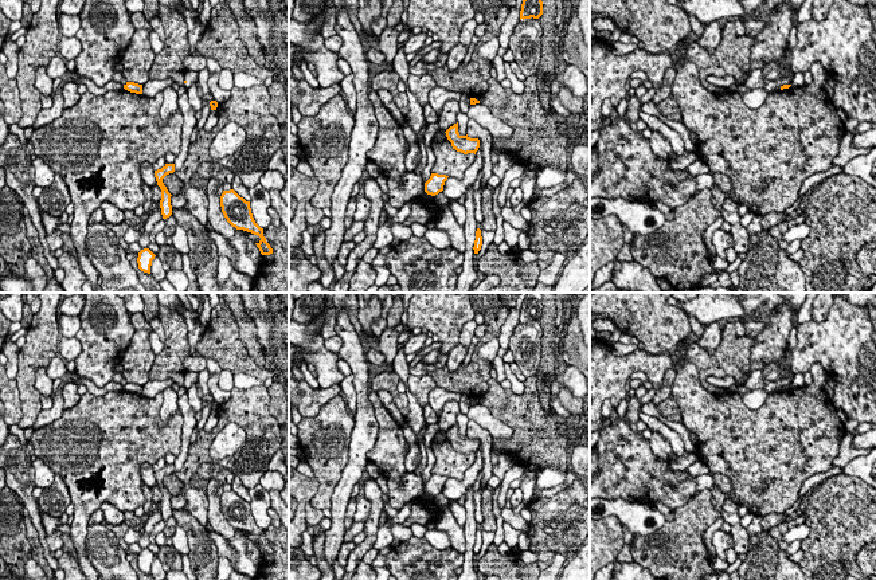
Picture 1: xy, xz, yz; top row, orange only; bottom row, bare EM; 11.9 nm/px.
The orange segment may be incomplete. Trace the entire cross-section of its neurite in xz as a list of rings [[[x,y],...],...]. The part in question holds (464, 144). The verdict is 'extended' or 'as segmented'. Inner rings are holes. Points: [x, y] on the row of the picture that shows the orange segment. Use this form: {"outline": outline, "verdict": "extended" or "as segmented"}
{"outline": [[[458,122],[450,126],[446,132],[447,140],[451,142],[453,149],[457,152],[461,152],[464,154],[474,153],[480,148],[480,140],[478,138],[470,138],[468,134],[461,136],[458,133]]], "verdict": "as segmented"}

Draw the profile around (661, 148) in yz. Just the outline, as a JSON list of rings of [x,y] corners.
[[[652,132],[649,141],[652,152],[656,157],[666,161],[670,161],[673,158],[670,142],[661,133]]]

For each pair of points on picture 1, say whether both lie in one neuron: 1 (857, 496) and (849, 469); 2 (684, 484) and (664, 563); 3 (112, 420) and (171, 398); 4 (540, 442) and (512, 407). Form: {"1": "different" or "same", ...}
{"1": "different", "2": "different", "3": "different", "4": "same"}

